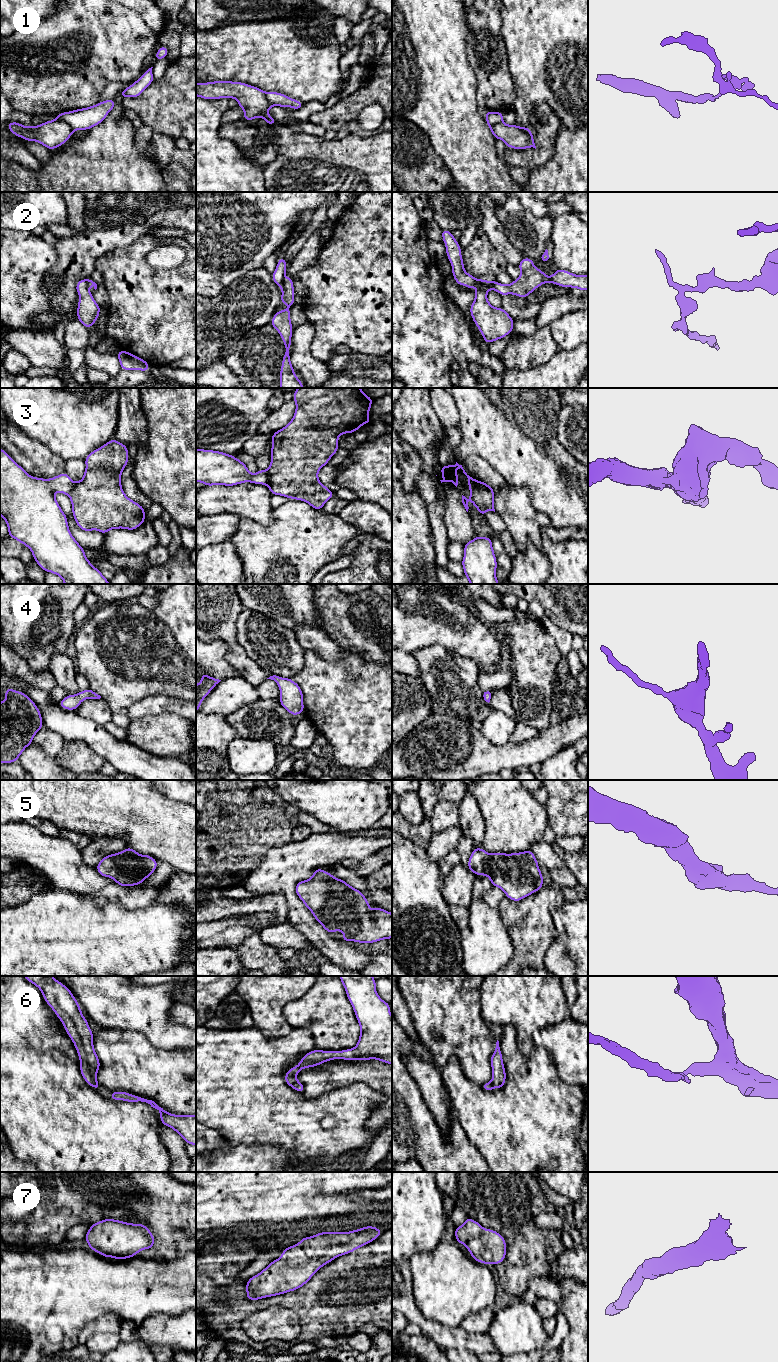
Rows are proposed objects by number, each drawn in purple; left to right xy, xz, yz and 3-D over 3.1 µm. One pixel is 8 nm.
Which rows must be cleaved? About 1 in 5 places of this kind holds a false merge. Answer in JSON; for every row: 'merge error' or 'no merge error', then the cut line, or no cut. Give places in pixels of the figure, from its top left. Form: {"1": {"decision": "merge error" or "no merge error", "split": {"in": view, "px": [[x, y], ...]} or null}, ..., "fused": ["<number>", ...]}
{"1": {"decision": "merge error", "split": {"in": "xy", "px": [[57, 117], [65, 121], [74, 130]]}}, "2": {"decision": "merge error", "split": {"in": "yz", "px": [[476, 281], [477, 285], [486, 292]]}}, "3": {"decision": "merge error", "split": {"in": "yz", "px": [[474, 480], [481, 487], [488, 486]]}}, "4": {"decision": "no merge error", "split": null}, "5": {"decision": "no merge error", "split": null}, "6": {"decision": "no merge error", "split": null}, "7": {"decision": "no merge error", "split": null}, "fused": ["1", "2", "3"]}

